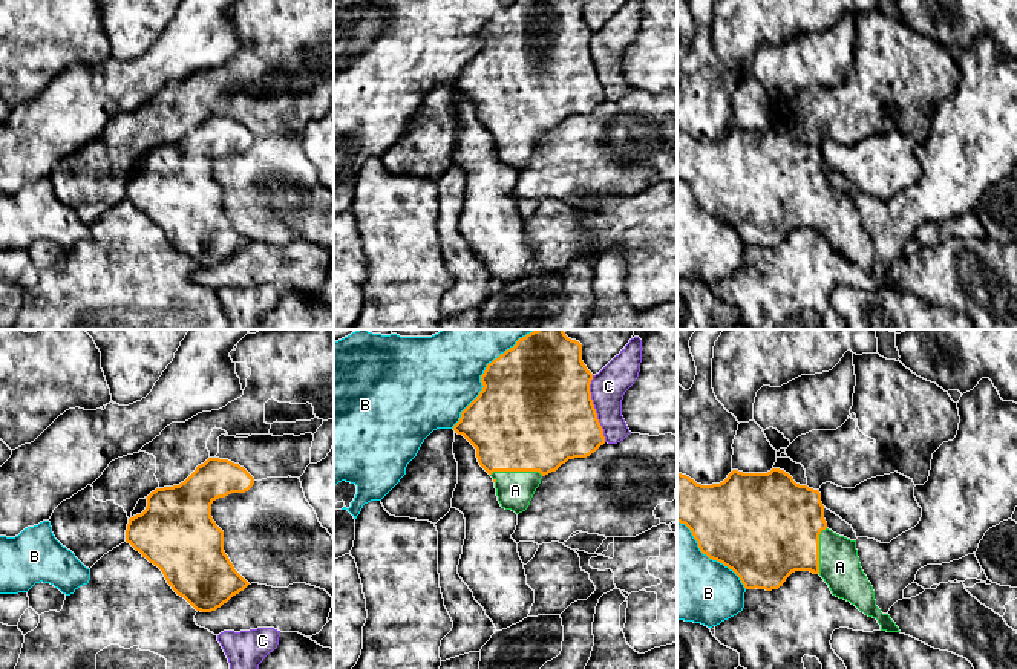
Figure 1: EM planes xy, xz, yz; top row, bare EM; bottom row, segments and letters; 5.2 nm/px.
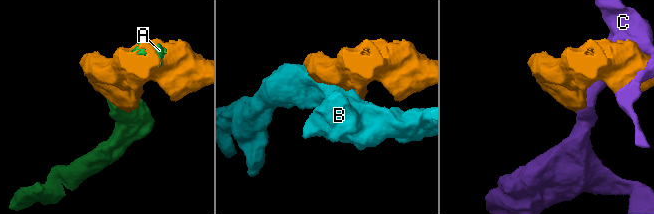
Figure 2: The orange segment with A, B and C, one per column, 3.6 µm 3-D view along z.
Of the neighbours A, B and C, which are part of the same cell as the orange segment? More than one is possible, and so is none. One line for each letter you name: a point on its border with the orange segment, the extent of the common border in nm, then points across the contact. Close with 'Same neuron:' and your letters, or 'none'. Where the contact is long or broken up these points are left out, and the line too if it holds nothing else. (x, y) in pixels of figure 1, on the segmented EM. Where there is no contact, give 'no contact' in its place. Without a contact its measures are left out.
A: xz (516, 470) | 280 nm
Same neuron: A

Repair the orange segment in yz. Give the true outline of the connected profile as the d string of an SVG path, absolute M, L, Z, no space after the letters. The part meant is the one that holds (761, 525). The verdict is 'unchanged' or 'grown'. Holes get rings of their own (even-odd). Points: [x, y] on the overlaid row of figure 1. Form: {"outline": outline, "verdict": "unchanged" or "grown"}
{"outline": "M780 468L767 473L732 470L720 484L701 485L677 472L677 524L685 524L709 559L732 569L746 589L778 589L795 571L819 574L833 596L873 617L881 631L901 632L876 606L875 591L864 574L856 540L827 528L819 490L800 485Z", "verdict": "grown"}

